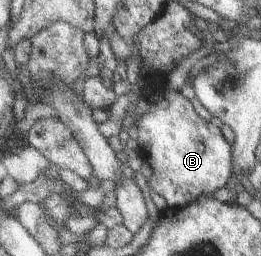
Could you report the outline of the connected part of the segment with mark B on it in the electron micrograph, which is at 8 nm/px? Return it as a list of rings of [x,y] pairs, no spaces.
[[[164,86],[160,97],[150,105],[150,108],[133,122],[138,131],[137,153],[148,162],[152,175],[146,179],[148,189],[154,191],[166,202],[167,208],[182,208],[195,201],[200,196],[212,193],[226,185],[233,173],[232,149],[221,135],[218,127],[206,122],[193,111],[188,99],[182,97],[179,91],[165,91]]]

